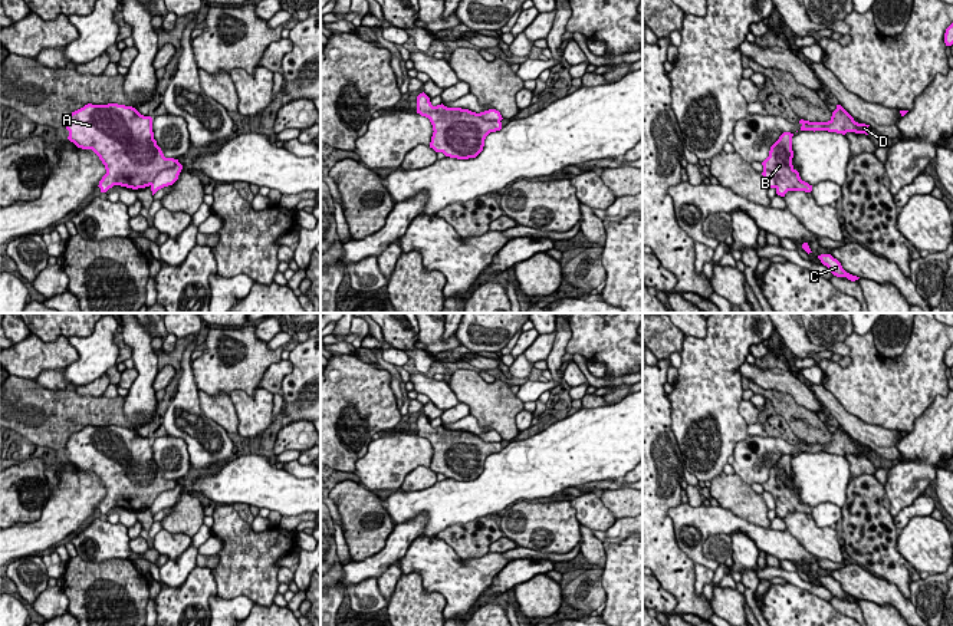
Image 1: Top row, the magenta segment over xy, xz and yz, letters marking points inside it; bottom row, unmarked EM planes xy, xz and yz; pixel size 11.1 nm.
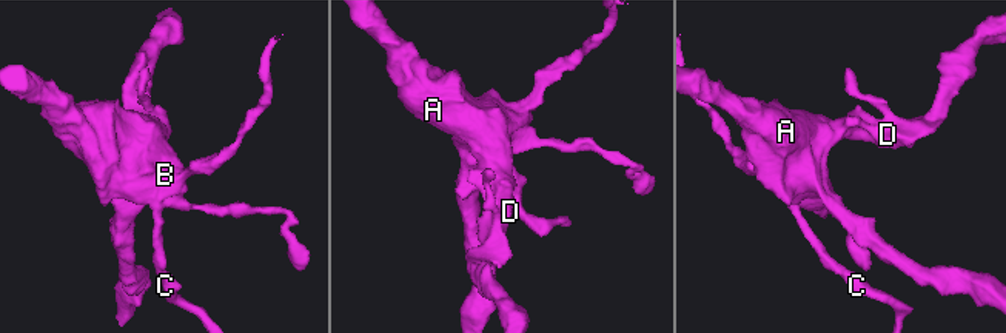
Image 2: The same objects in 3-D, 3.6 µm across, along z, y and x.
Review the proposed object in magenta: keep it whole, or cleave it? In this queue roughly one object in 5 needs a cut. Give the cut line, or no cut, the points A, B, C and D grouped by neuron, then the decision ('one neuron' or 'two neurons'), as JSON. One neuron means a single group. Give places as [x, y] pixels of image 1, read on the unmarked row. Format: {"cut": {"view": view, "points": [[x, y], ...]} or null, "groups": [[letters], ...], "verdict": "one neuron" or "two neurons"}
{"cut": {"view": "xy", "points": [[177, 483], [173, 488], [164, 490], [150, 506]]}, "groups": [["A", "B", "D"], ["C"]], "verdict": "two neurons"}

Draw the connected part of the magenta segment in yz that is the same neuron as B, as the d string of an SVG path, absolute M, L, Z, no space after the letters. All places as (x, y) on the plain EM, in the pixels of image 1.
M783 454L770 468L769 478L762 484L763 491L770 492L775 498L776 515L781 518L785 518L788 513L812 513L812 507L802 503L792 487L792 458L793 455Z

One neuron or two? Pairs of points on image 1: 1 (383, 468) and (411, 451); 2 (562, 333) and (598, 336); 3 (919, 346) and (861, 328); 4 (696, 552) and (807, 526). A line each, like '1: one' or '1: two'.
1: one
2: two
3: two
4: two

